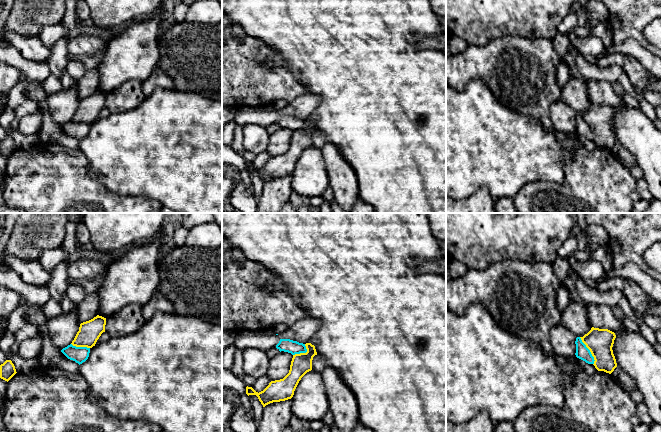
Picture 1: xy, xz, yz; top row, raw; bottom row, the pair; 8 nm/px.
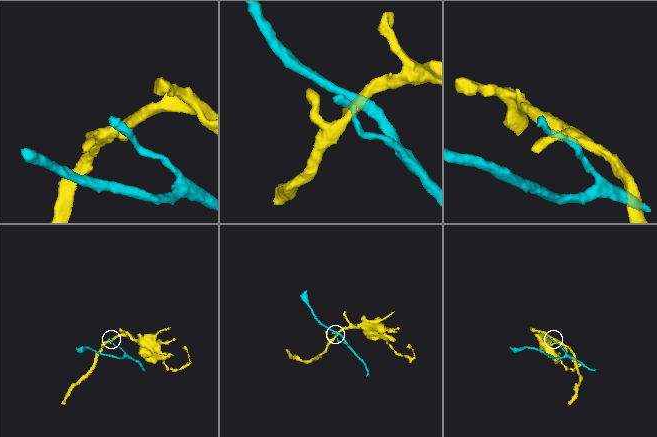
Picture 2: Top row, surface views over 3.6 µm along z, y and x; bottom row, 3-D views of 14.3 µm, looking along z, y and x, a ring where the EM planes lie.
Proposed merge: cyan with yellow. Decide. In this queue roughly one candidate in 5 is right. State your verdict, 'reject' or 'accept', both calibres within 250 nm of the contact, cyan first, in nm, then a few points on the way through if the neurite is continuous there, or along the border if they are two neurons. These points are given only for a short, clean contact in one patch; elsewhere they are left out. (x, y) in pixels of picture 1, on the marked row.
reject | 110/200 nm | along yz (579, 337), (593, 357), (593, 364)

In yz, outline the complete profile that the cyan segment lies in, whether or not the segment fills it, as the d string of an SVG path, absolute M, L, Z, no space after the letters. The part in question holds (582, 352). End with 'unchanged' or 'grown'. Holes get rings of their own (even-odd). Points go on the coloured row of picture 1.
M580 337L576 338L576 357L585 361L588 364L594 364L594 357L592 356L590 350L586 347L586 345L582 342Z; unchanged

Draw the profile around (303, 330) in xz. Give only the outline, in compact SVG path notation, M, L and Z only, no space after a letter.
M304 317L288 327L284 332L279 333L280 339L290 339L306 344L314 336L320 326L317 318Z

